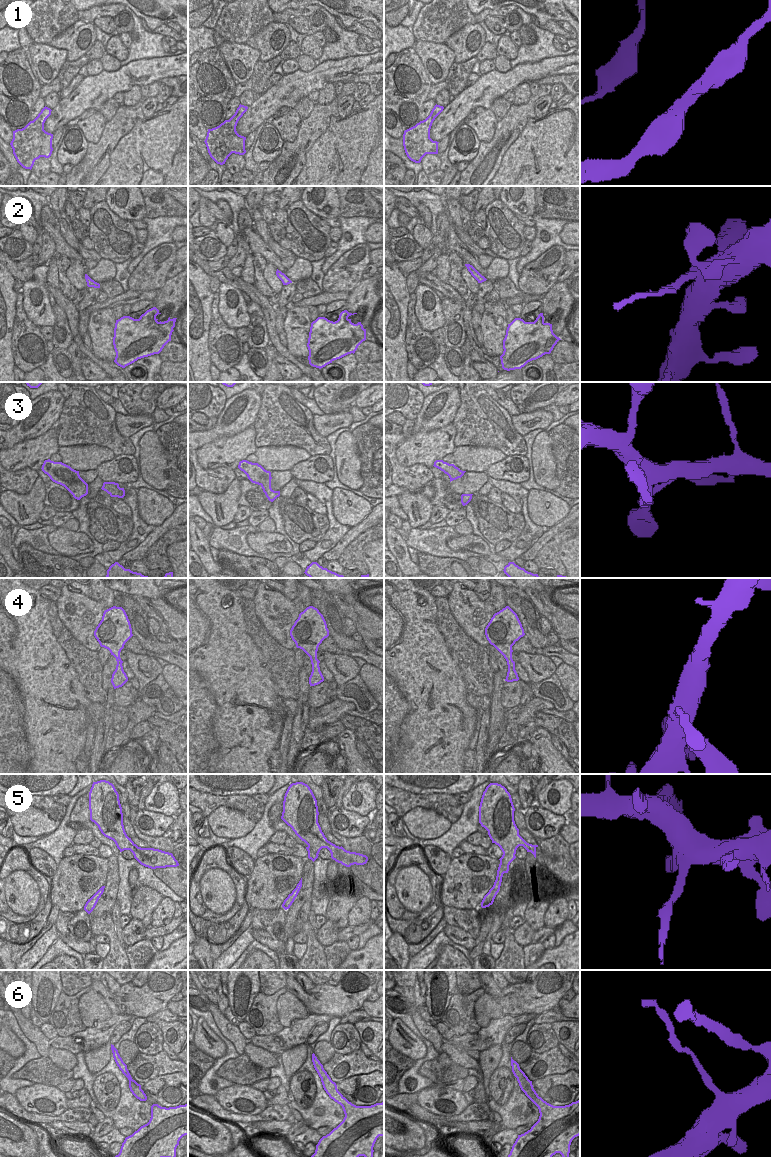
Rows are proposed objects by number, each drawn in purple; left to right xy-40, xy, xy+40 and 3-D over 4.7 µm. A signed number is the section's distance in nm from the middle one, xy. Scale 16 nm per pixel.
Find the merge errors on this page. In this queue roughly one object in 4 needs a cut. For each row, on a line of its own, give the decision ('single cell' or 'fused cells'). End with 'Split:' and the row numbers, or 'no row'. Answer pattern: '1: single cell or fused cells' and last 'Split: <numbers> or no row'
1: single cell
2: fused cells
3: single cell
4: single cell
5: fused cells
6: fused cells
Split: 2, 5, 6

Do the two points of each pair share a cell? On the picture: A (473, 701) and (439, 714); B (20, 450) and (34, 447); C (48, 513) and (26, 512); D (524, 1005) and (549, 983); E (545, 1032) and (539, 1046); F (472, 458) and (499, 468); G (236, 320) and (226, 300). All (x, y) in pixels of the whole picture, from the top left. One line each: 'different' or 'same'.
A: different
B: same
C: different
D: same
E: same
F: different
G: same

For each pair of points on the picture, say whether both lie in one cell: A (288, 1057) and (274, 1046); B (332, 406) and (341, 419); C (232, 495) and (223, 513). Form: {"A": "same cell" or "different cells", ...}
{"A": "different cells", "B": "different cells", "C": "same cell"}

